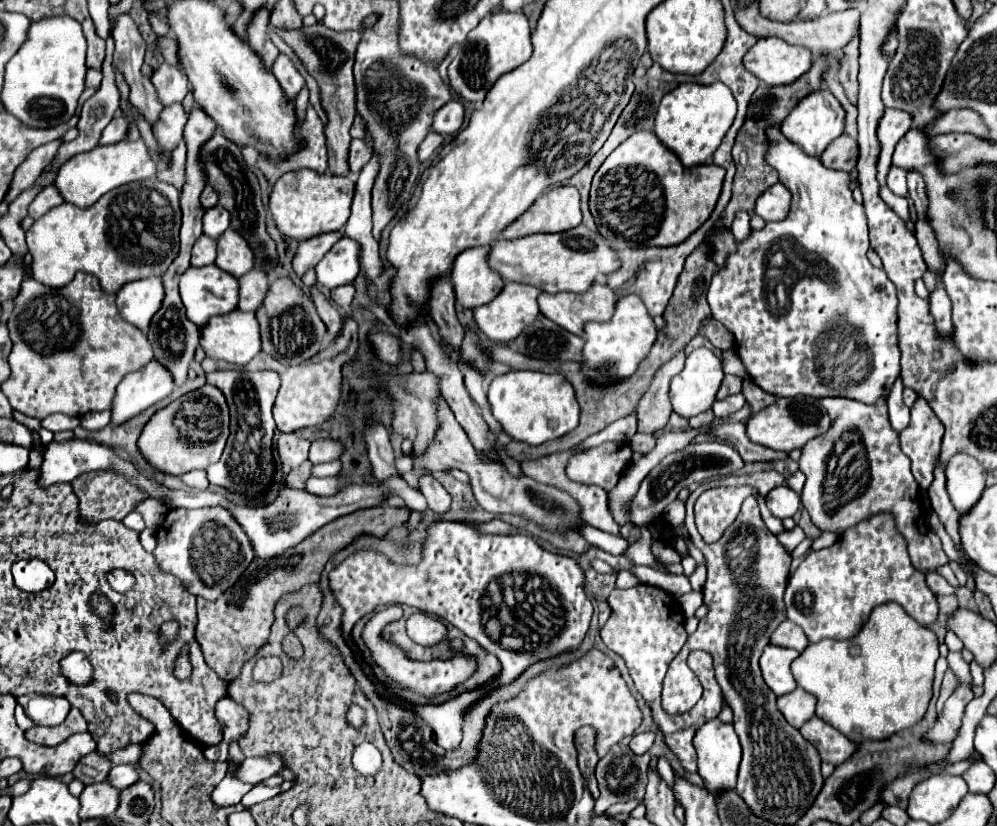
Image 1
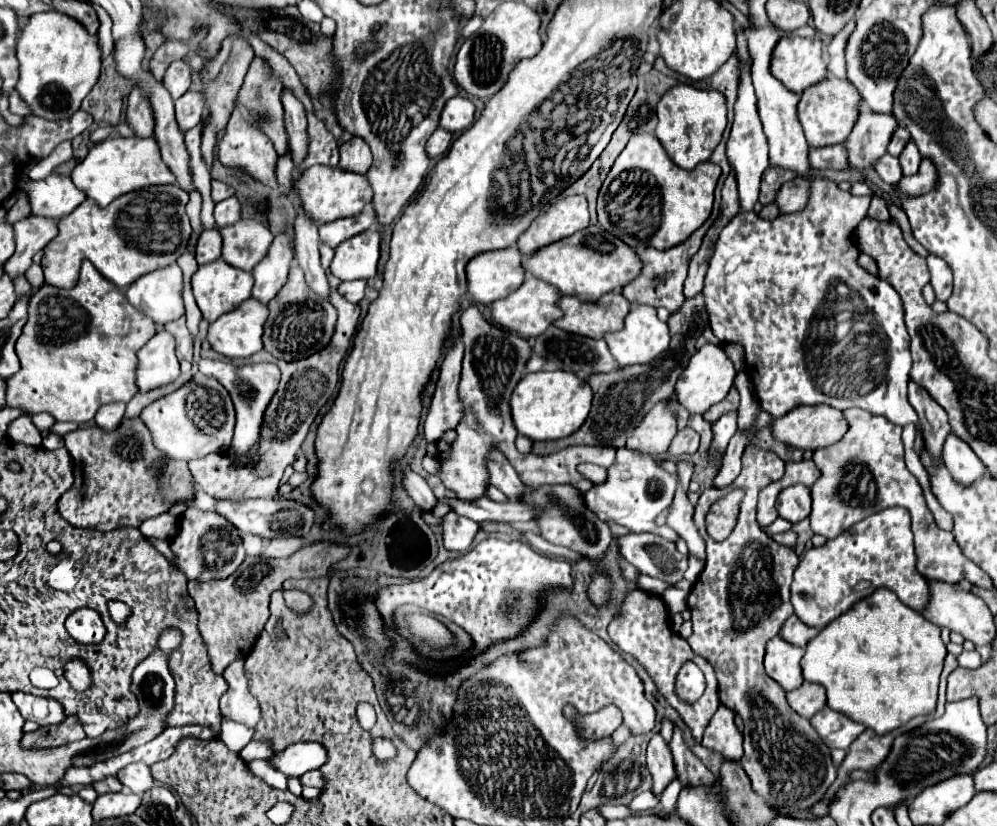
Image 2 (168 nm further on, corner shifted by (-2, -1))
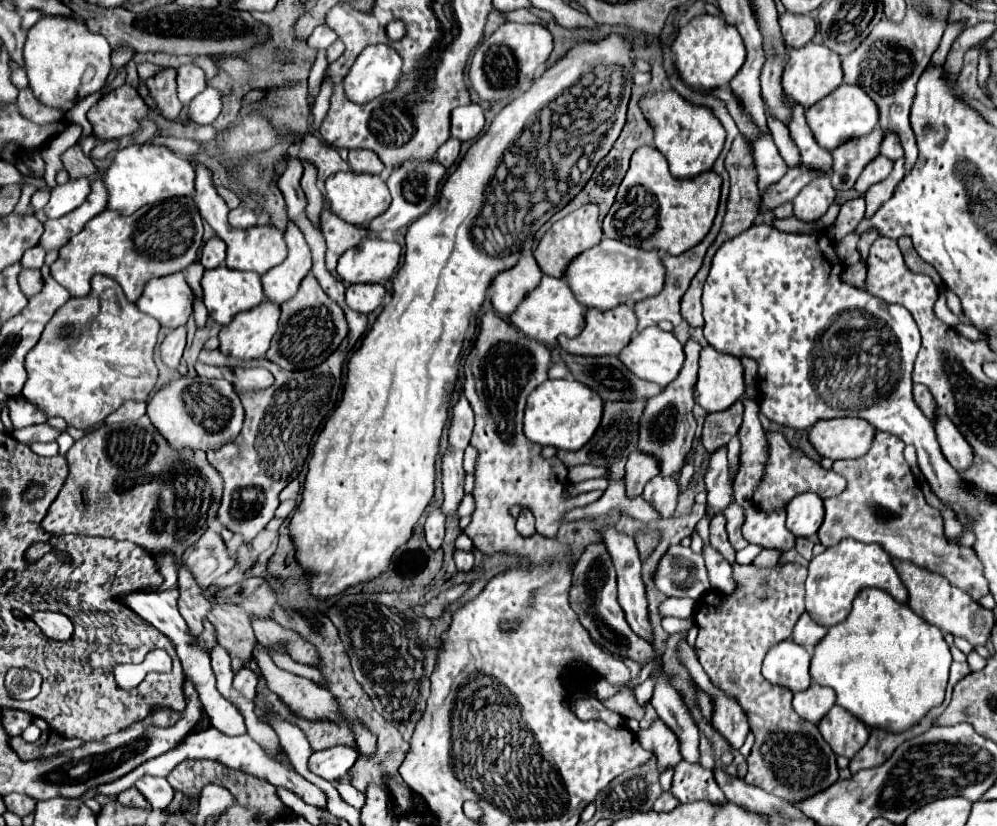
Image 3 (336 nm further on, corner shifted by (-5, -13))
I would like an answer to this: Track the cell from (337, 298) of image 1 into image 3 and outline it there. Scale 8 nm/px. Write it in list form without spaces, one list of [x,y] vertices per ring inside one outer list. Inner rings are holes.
[[[353,284],[347,288],[347,306],[355,312],[369,314],[373,312],[385,294],[385,288],[381,284]]]

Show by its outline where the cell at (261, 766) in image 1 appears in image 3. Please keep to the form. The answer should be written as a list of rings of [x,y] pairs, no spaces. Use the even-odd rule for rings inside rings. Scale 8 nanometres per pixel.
[[[333,746],[321,752],[313,752],[309,758],[309,770],[329,782],[345,778],[355,764],[357,752],[349,746]]]

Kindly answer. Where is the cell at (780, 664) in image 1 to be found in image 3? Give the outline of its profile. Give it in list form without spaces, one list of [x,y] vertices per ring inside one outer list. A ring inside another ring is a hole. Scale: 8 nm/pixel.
[[[783,640],[767,652],[763,660],[763,676],[775,686],[803,692],[811,684],[809,660],[811,656],[803,646],[793,640]]]

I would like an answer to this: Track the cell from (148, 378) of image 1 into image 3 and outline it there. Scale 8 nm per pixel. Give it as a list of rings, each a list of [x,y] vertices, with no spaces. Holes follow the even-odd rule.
[[[185,326],[173,330],[173,332],[163,340],[163,344],[159,346],[159,358],[161,358],[161,362],[163,362],[167,368],[177,370],[179,360],[181,360],[181,356],[183,356],[183,350],[185,350]]]

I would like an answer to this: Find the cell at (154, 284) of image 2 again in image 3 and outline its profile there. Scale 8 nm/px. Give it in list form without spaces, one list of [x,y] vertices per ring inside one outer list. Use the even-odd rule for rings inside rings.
[[[177,272],[171,276],[151,278],[135,304],[141,312],[157,318],[161,326],[175,330],[191,316],[191,302],[193,294],[185,282],[185,276],[183,272]]]

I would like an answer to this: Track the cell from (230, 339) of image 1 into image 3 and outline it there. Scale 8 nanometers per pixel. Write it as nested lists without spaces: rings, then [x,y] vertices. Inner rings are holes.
[[[265,300],[261,306],[247,310],[245,314],[237,314],[231,324],[223,326],[219,332],[219,350],[225,356],[233,356],[239,360],[263,358],[273,334],[277,332],[279,306]]]

